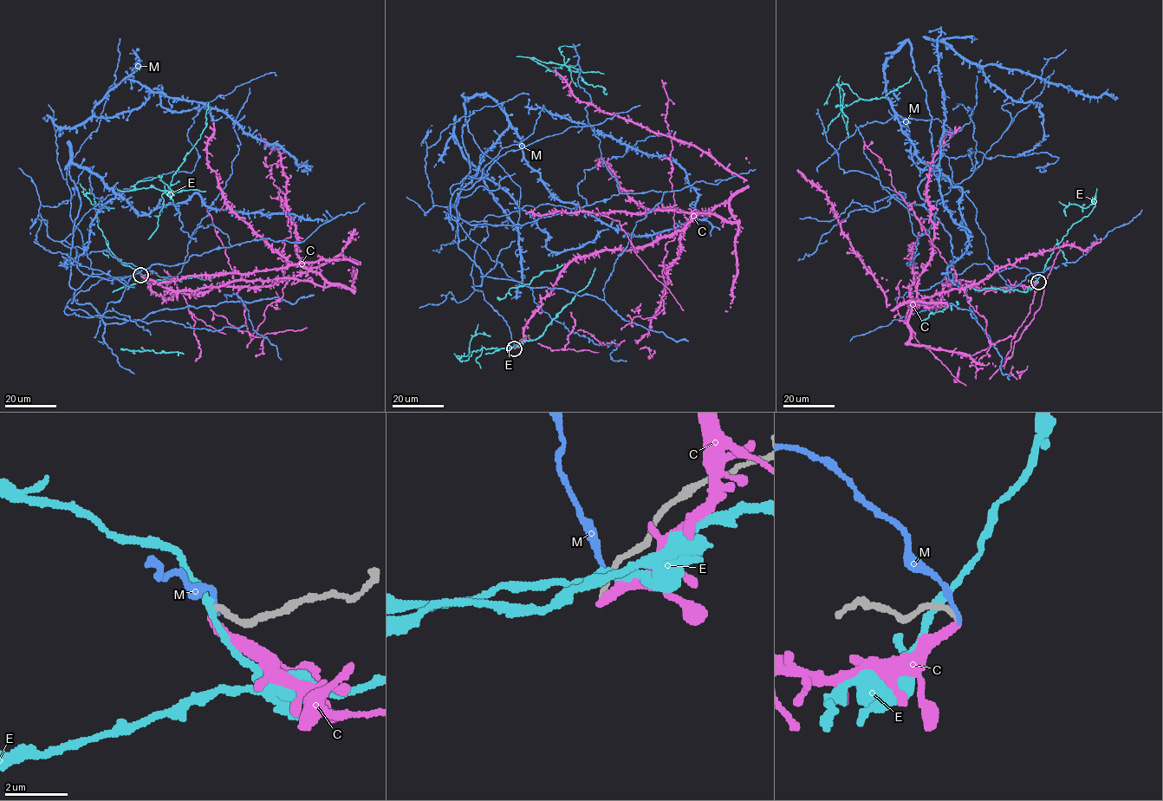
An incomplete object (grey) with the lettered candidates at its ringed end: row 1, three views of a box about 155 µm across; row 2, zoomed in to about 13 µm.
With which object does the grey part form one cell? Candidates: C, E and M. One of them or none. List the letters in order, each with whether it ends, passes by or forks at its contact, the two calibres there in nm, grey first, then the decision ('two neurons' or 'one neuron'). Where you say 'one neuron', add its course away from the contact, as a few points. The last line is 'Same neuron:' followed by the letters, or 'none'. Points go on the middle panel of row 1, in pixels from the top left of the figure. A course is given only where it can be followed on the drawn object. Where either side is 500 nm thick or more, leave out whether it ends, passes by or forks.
C: it ends; calibres 160 and 280 nm; two neurons
E: it passes by; calibres 220 and 200 nm; two neurons
M: it ends; calibres 190 and 190 nm; two neurons
Same neuron: none

